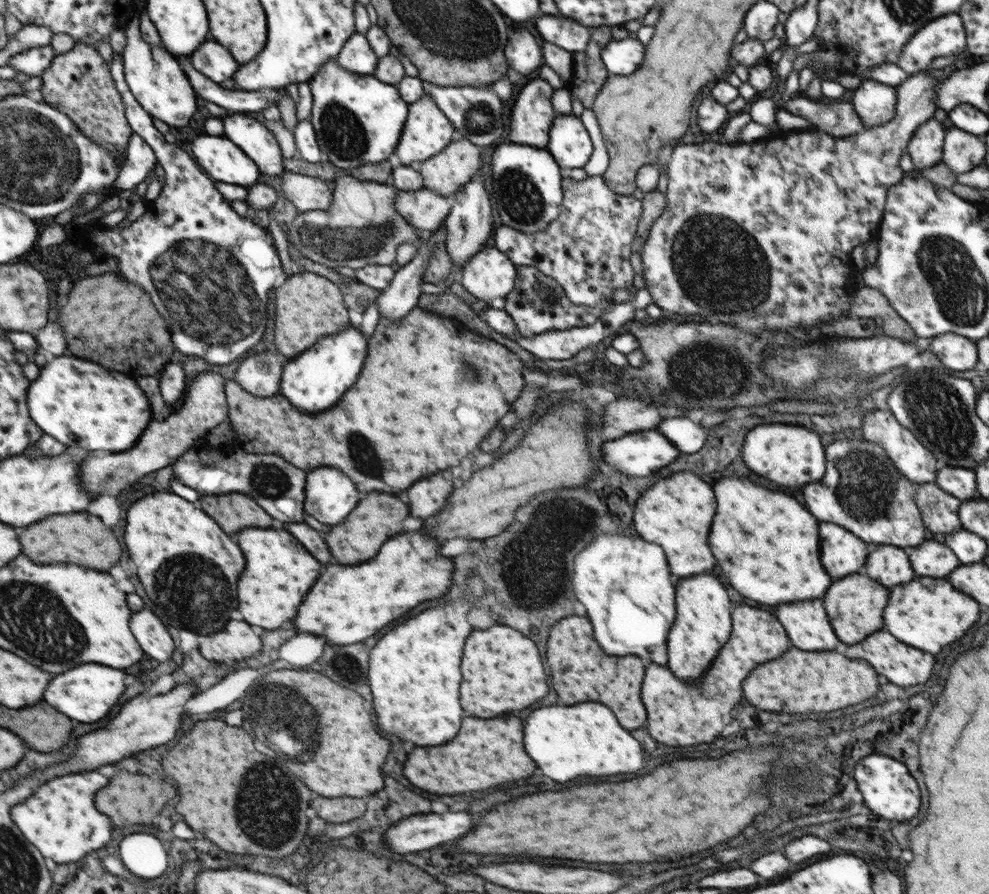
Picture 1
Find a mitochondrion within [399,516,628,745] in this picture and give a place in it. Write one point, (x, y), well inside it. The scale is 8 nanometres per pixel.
(519, 559)

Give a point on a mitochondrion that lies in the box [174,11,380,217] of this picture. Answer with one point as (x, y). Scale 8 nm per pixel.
(340, 130)

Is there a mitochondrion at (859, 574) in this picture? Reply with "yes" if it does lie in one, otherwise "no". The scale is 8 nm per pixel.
no

